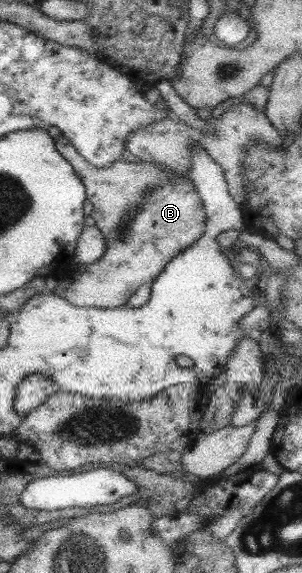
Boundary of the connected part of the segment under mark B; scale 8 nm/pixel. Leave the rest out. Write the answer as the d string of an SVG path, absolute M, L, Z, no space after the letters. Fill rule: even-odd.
M60 136L54 139L55 148L69 161L77 178L86 189L86 198L93 203L92 218L105 238L105 254L91 264L77 264L77 270L69 272L61 286L54 288L57 296L62 296L72 305L93 308L115 308L127 304L130 296L137 291L148 289L155 277L176 255L185 251L205 232L205 212L197 196L193 182L188 178L173 178L167 167L157 163L128 163L123 158L112 162L108 167L95 168L67 140Z

